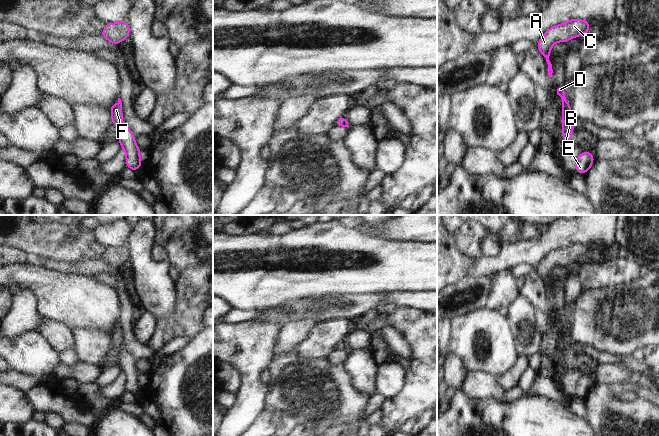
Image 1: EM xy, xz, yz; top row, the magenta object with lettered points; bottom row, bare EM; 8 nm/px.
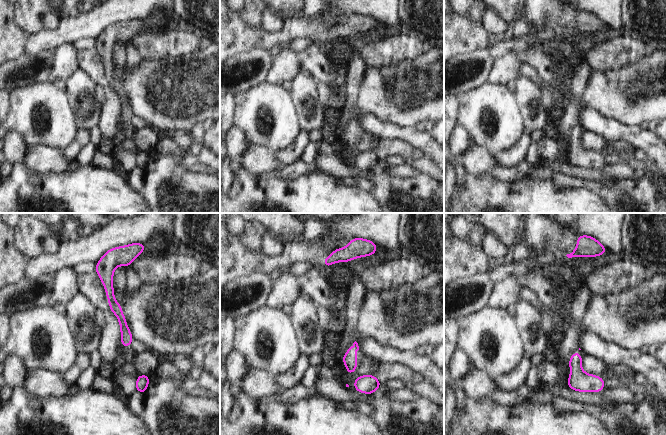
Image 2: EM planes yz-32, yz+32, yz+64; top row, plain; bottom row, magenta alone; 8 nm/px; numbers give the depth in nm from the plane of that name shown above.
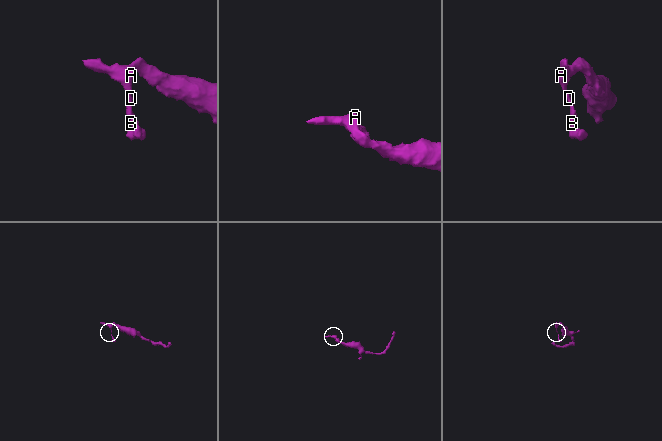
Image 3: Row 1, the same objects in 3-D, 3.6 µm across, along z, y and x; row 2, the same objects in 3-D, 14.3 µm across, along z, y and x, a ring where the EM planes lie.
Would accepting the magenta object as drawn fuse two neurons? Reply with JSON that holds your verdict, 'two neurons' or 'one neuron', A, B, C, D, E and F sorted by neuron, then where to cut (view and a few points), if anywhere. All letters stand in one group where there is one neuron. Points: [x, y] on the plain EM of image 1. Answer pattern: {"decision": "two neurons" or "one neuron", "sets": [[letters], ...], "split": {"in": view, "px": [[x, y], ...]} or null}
{"decision": "two neurons", "sets": [["A", "C", "D", "F"], ["B", "E"]], "split": {"in": "yz", "px": [[573, 342], [565, 346]]}}

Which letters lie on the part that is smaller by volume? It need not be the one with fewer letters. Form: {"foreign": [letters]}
{"foreign": ["B", "E"]}

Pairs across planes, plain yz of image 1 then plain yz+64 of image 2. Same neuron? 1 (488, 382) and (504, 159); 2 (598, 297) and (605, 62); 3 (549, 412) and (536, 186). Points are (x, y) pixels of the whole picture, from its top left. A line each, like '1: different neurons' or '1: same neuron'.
1: different neurons
2: different neurons
3: same neuron

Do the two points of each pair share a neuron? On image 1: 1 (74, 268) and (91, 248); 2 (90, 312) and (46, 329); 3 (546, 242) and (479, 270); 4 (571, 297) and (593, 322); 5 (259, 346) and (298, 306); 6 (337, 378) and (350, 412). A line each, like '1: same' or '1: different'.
1: different
2: different
3: same
4: different
5: different
6: same

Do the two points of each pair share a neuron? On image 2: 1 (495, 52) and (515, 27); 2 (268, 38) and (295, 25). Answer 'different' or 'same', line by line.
1: different
2: same

